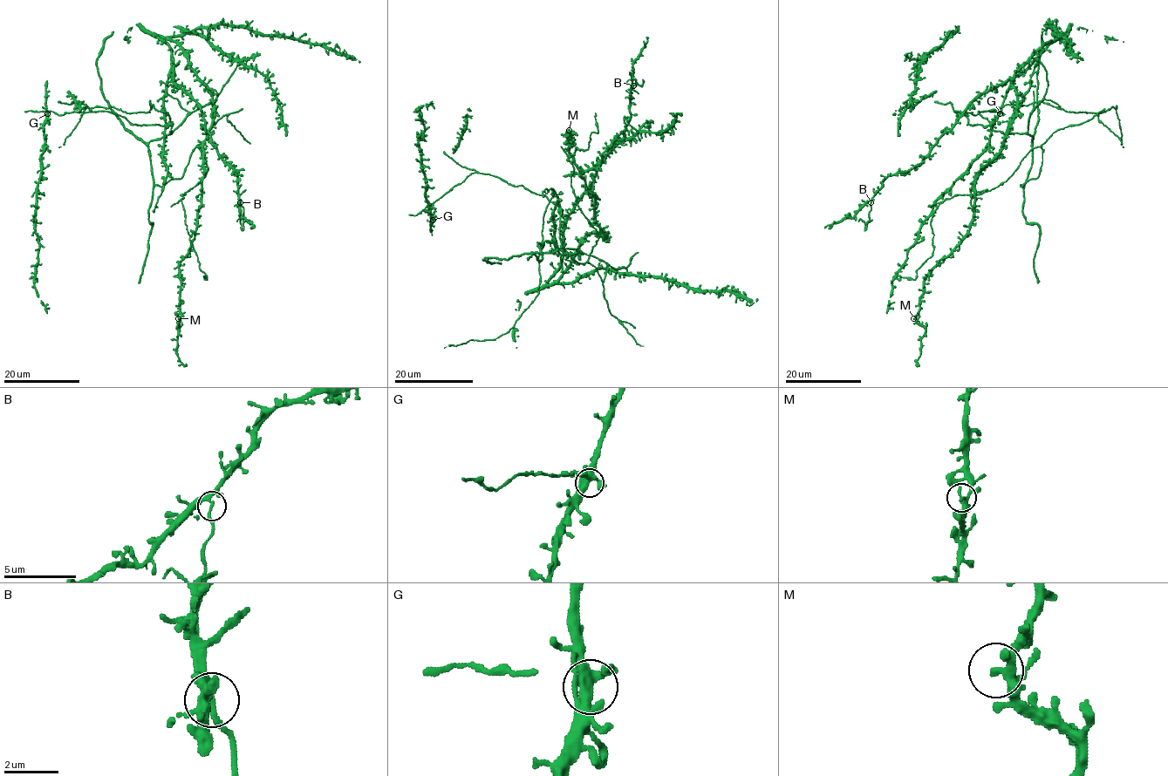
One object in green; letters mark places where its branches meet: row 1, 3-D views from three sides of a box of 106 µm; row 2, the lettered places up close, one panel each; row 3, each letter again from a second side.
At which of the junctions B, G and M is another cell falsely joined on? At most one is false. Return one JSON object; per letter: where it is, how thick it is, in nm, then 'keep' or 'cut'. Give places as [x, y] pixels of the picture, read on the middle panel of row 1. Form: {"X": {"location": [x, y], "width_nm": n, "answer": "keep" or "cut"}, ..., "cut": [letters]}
{"B": {"location": [633, 85], "width_nm": 200, "answer": "cut"}, "G": {"location": [433, 220], "width_nm": 420, "answer": "keep"}, "M": {"location": [569, 130], "width_nm": 180, "answer": "keep"}, "cut": ["B"]}

